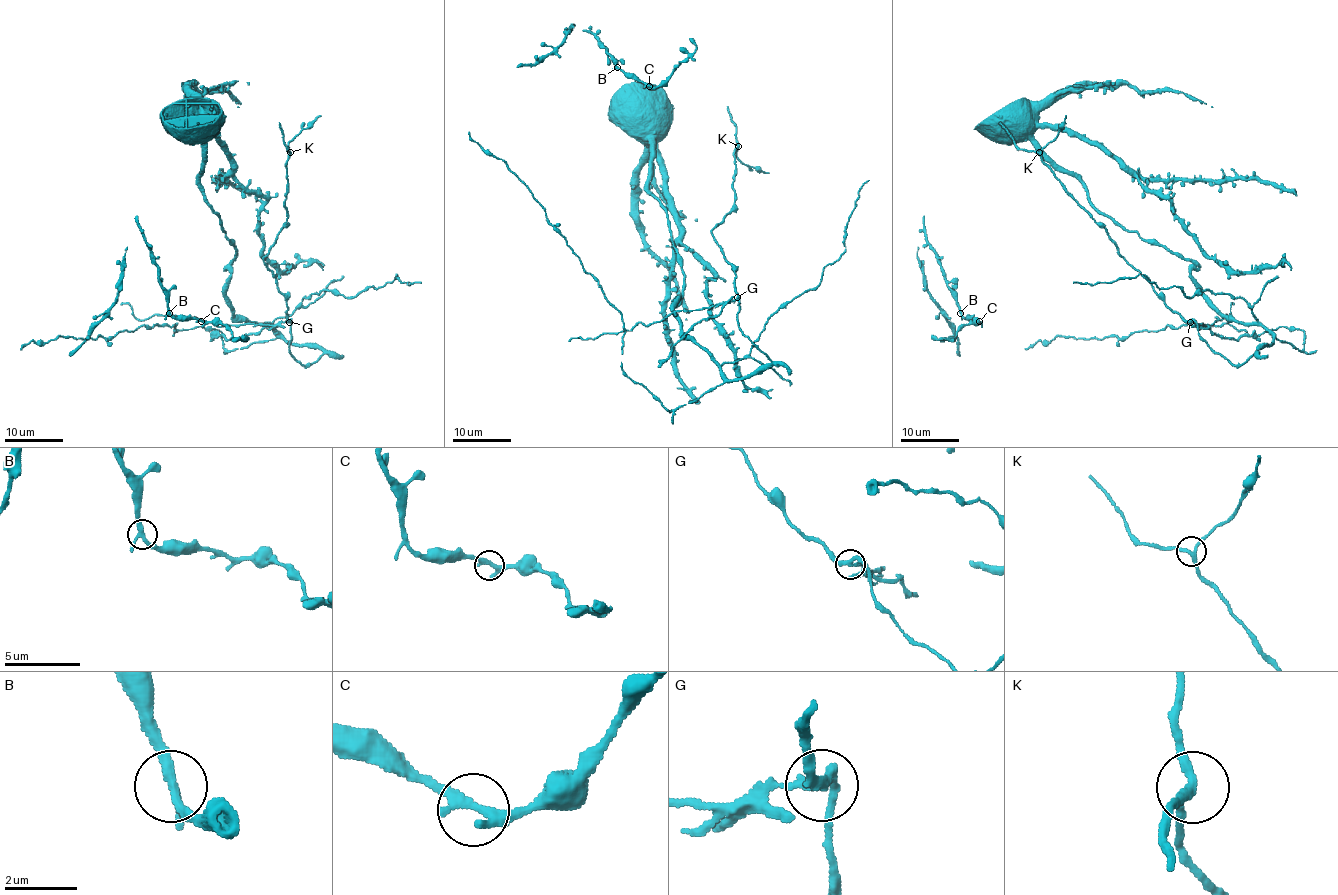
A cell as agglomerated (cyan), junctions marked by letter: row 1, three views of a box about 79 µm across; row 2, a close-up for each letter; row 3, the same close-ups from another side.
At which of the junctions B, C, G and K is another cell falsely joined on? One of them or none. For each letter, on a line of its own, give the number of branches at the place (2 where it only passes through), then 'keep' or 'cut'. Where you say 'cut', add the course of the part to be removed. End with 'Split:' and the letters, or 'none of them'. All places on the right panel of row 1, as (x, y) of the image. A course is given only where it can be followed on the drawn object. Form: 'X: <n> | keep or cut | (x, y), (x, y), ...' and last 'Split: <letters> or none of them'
B: 3 | keep
C: 3 | keep
G: 3 | cut | (1190, 321), (1210, 326), (1219, 318), (1216, 317), (1219, 320), (1226, 314), (1232, 320), (1230, 304), (1233, 302)
K: 3 | keep
Split: G

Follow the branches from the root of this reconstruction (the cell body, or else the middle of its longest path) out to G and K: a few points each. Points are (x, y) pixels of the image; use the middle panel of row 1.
G: (614, 107), (649, 142), (648, 190), (684, 275), (674, 316), (728, 380), (770, 362), (738, 326), (737, 297)
K: (614, 107), (649, 142), (684, 275), (674, 316), (728, 380), (770, 362), (712, 235), (738, 146)

